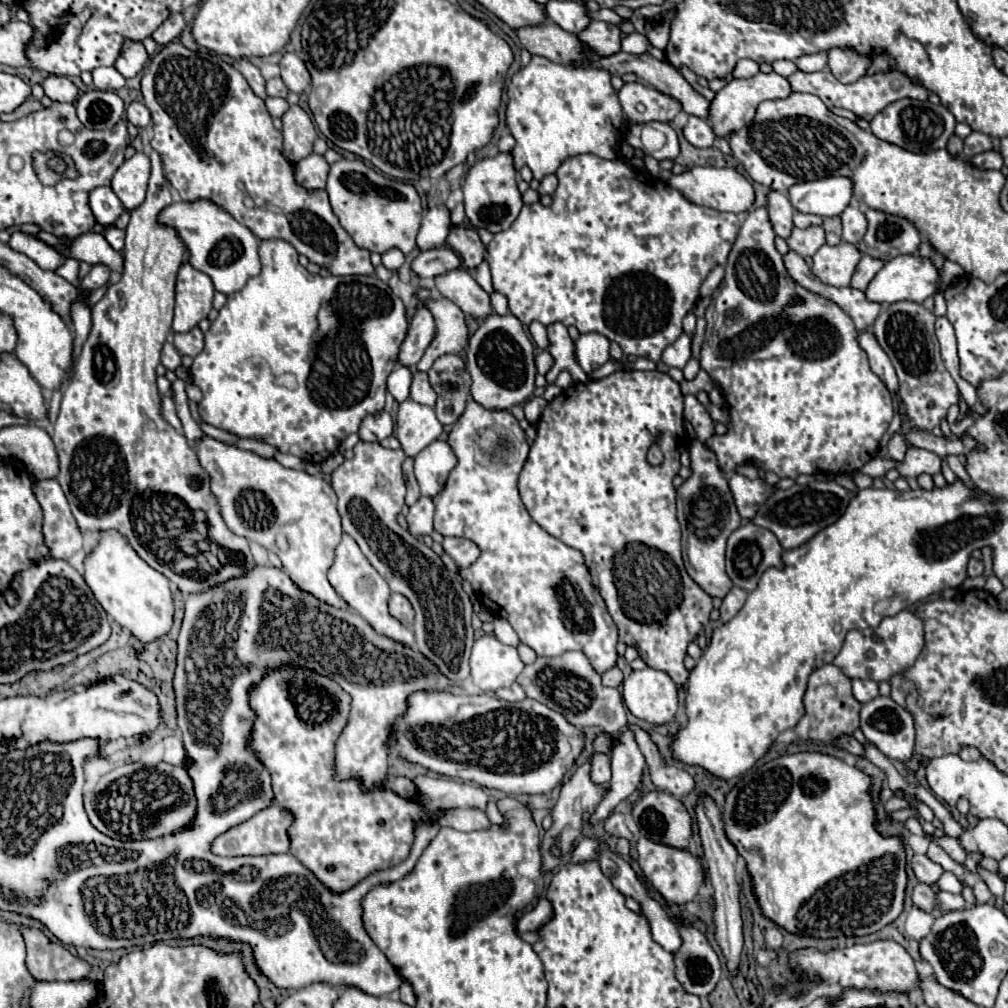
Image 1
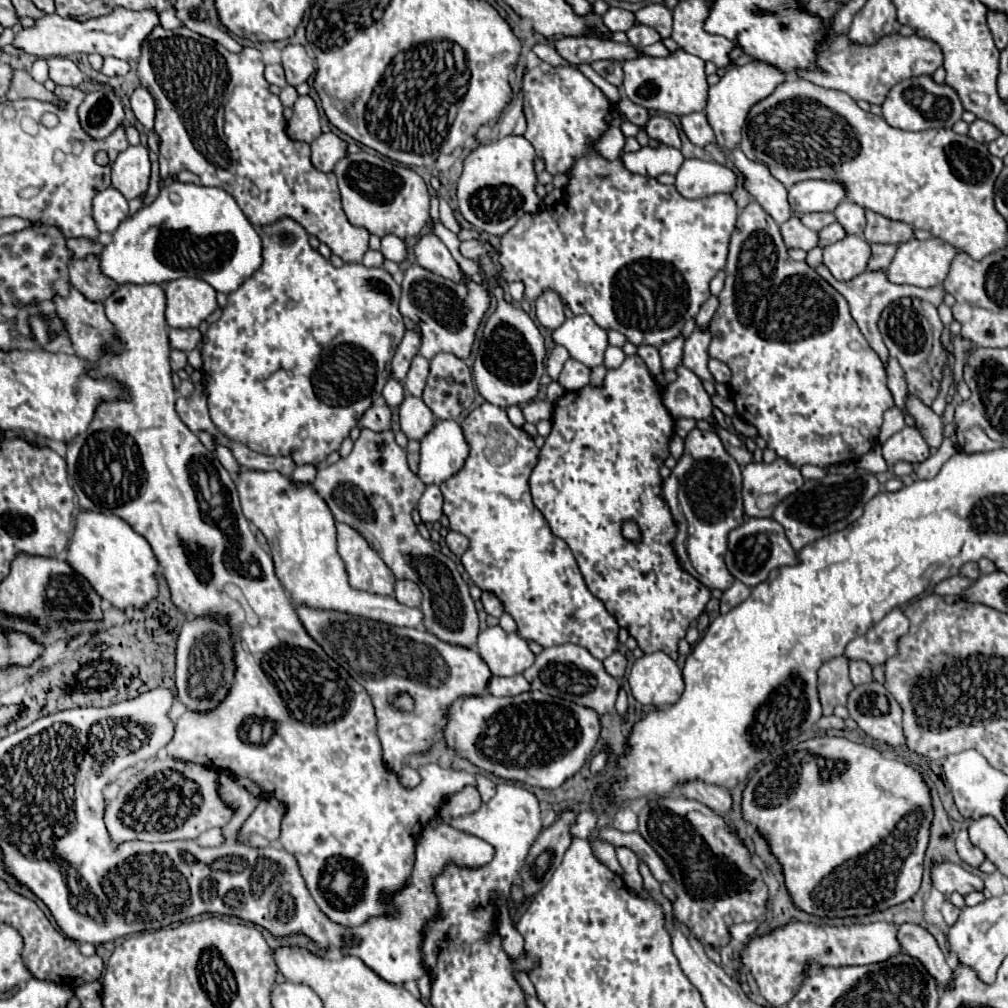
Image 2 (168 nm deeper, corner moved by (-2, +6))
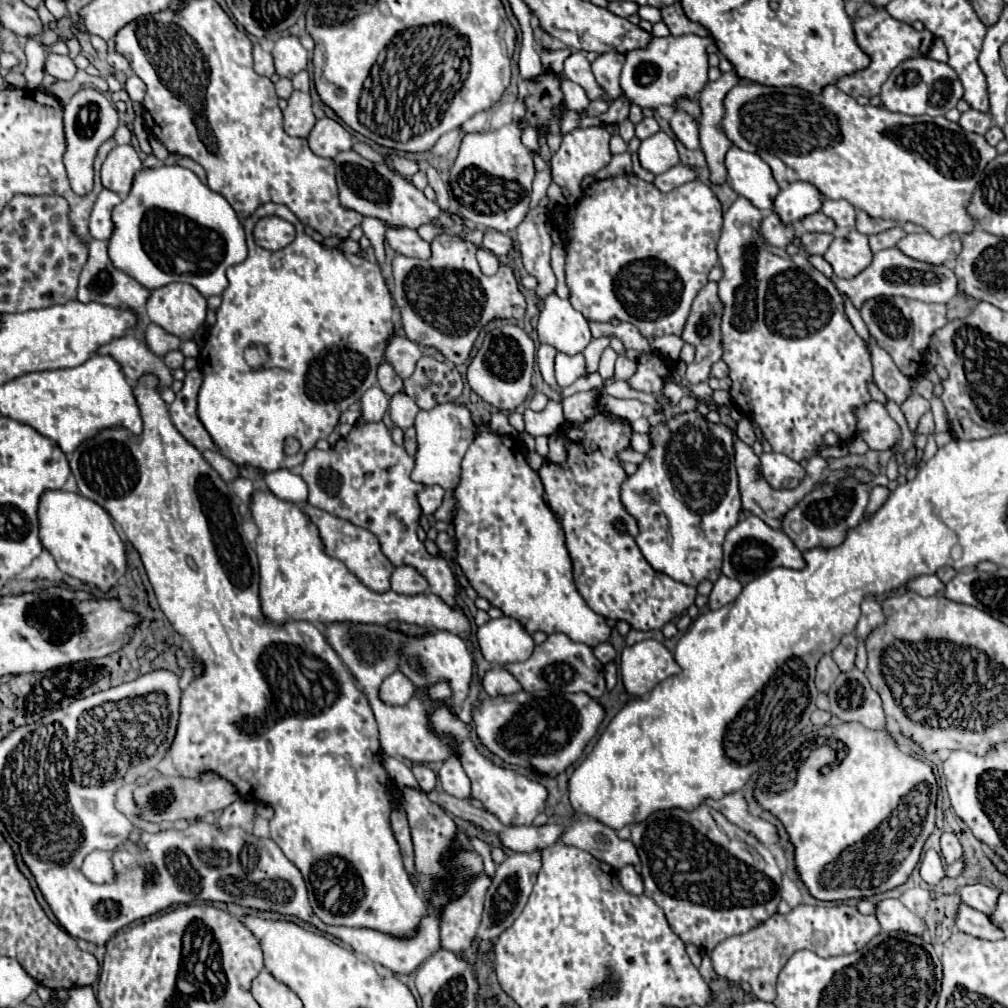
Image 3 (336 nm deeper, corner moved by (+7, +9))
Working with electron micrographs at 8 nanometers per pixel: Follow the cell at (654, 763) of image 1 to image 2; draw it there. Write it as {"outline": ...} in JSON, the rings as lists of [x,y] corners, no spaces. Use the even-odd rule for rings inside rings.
{"outline":[[[689,782],[689,786],[681,786],[681,794],[697,800],[717,814],[729,814],[733,808],[733,798],[729,790],[721,790],[719,786],[705,786],[705,782]]]}

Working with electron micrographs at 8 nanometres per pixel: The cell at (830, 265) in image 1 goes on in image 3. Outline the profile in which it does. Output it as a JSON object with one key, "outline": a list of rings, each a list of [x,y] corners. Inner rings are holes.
{"outline":[[[850,231],[846,237],[836,237],[822,257],[832,265],[836,277],[850,279],[872,261],[872,251],[866,235]]]}

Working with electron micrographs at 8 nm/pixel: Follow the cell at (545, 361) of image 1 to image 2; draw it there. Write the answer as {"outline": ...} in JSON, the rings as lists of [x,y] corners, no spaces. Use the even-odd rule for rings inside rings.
{"outline":[[[555,346],[553,352],[547,356],[547,374],[553,380],[557,380],[557,376],[559,376],[559,372],[561,372],[567,358],[569,358],[569,352],[563,346]]]}

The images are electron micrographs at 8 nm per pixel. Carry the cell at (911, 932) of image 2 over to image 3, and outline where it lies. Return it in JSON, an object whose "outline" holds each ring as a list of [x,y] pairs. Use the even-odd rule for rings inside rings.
{"outline":[[[884,899],[878,903],[876,917],[882,931],[908,931],[910,935],[924,935],[928,929],[920,917],[902,905],[900,899]]]}

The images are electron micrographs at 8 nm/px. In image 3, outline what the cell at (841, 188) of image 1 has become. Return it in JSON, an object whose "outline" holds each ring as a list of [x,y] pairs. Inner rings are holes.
{"outline":[[[794,181],[786,189],[778,193],[774,199],[774,211],[780,215],[784,223],[796,223],[804,215],[812,215],[820,211],[822,195],[812,183]]]}

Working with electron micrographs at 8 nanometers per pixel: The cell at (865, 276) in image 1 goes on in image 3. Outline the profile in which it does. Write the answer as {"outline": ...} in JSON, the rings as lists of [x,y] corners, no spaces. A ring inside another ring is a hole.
{"outline":[[[898,225],[898,227],[888,229],[888,231],[884,231],[884,233],[872,235],[872,237],[870,237],[870,249],[876,253],[876,251],[882,251],[882,249],[894,247],[902,237],[904,237],[904,231],[902,231],[902,227]]]}

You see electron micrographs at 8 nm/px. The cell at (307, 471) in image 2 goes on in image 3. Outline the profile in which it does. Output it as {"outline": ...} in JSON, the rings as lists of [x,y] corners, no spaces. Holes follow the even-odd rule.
{"outline":[[[278,469],[272,473],[266,473],[266,485],[278,499],[284,499],[284,501],[302,503],[308,497],[304,479],[300,479],[300,475],[292,473],[290,469]]]}

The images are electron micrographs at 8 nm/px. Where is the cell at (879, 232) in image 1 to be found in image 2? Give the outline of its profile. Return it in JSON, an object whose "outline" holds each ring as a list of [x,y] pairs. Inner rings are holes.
{"outline":[[[867,210],[867,228],[865,228],[865,240],[869,244],[903,244],[913,238],[913,230],[905,222],[893,222],[877,212]]]}

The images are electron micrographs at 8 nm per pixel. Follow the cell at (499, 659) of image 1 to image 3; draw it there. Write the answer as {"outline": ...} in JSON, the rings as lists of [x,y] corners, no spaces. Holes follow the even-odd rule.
{"outline":[[[512,617],[490,619],[476,631],[478,647],[488,663],[508,665],[526,661],[532,655],[534,641]]]}

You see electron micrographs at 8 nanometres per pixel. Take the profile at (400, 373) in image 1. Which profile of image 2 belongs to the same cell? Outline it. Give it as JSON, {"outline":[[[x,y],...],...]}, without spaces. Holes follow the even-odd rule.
{"outline":[[[389,378],[389,382],[385,384],[385,388],[383,388],[381,394],[383,394],[385,404],[387,404],[389,408],[399,406],[401,400],[403,400],[403,386],[401,386],[401,382],[393,382],[393,378]]]}

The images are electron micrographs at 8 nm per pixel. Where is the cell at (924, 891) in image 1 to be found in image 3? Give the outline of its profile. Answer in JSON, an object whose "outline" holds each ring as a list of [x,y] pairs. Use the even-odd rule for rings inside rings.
{"outline":[[[964,903],[958,907],[954,923],[956,923],[956,927],[960,931],[964,931],[964,933],[968,933],[972,937],[982,937],[982,939],[992,939],[992,941],[1006,937],[1006,933],[1000,931],[1000,929],[996,929],[988,921],[988,917],[984,913],[980,913],[980,911],[964,905]]]}

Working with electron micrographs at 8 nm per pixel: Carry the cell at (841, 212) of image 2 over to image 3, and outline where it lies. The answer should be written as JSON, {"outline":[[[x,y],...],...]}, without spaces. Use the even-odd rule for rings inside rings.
{"outline":[[[824,199],[822,203],[822,211],[824,215],[828,215],[830,219],[834,219],[836,227],[854,227],[854,207],[848,201],[832,201],[832,199]]]}

